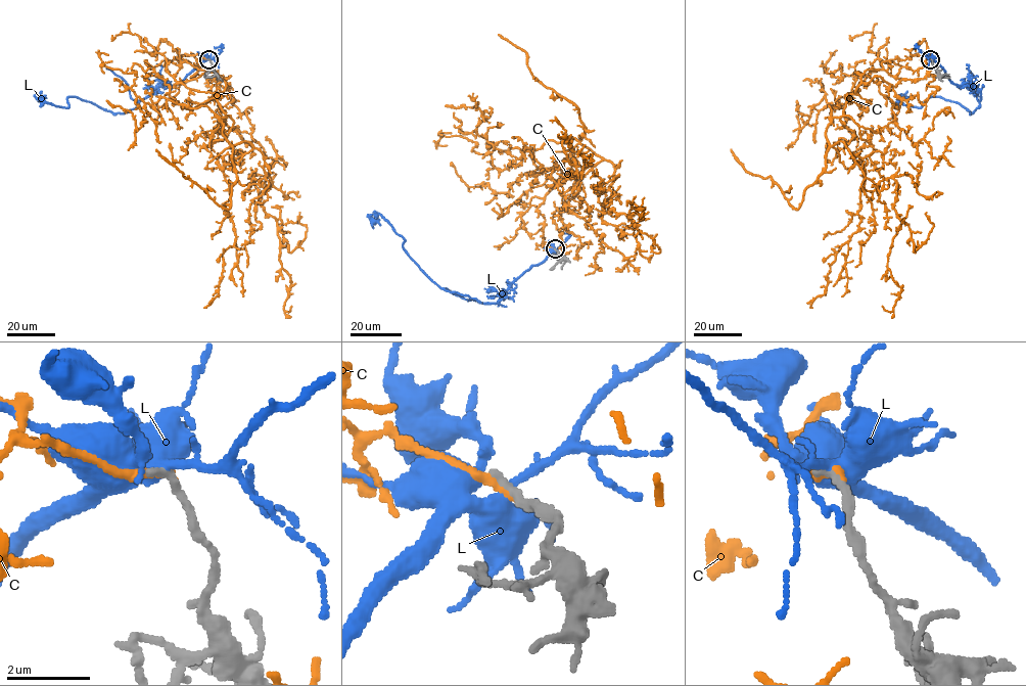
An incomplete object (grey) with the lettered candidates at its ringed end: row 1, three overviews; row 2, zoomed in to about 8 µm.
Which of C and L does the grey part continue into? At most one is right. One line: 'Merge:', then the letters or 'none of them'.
Merge: none of them

